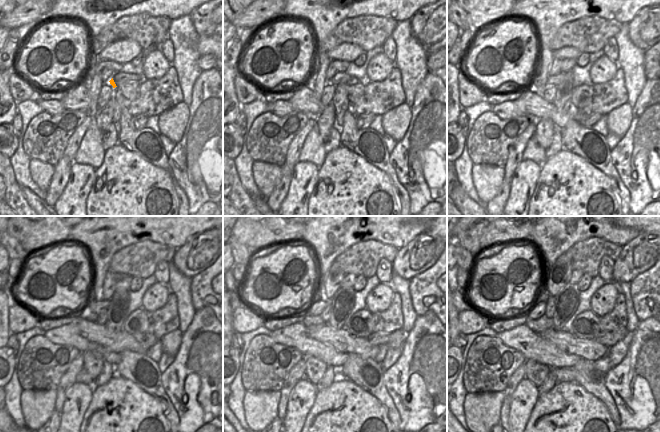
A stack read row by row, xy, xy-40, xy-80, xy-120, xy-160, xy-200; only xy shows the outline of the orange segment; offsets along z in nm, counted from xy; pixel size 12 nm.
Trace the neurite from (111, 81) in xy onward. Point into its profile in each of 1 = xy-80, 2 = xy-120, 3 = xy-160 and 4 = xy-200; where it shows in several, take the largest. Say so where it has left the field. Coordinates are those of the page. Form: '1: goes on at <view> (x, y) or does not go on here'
1: goes on at xy-80 (554, 80)
2: goes on at xy-120 (96, 306)
3: goes on at xy-160 (317, 306)
4: goes on at xy-200 (538, 309)

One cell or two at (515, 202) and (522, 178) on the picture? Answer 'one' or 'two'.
one

